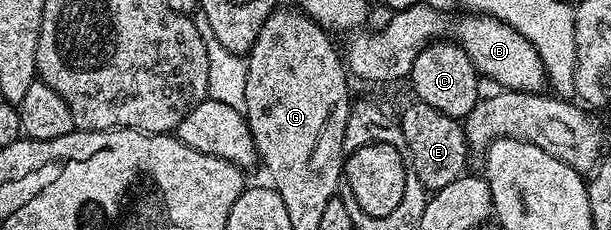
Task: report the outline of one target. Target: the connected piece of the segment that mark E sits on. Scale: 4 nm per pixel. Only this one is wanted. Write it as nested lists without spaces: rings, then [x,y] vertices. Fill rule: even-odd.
[[[415,99],[413,103],[400,115],[404,142],[408,146],[408,164],[416,170],[416,178],[420,178],[427,193],[433,194],[448,186],[448,182],[456,182],[456,178],[467,171],[466,129],[448,114],[440,114],[436,106],[428,106],[419,99]]]

